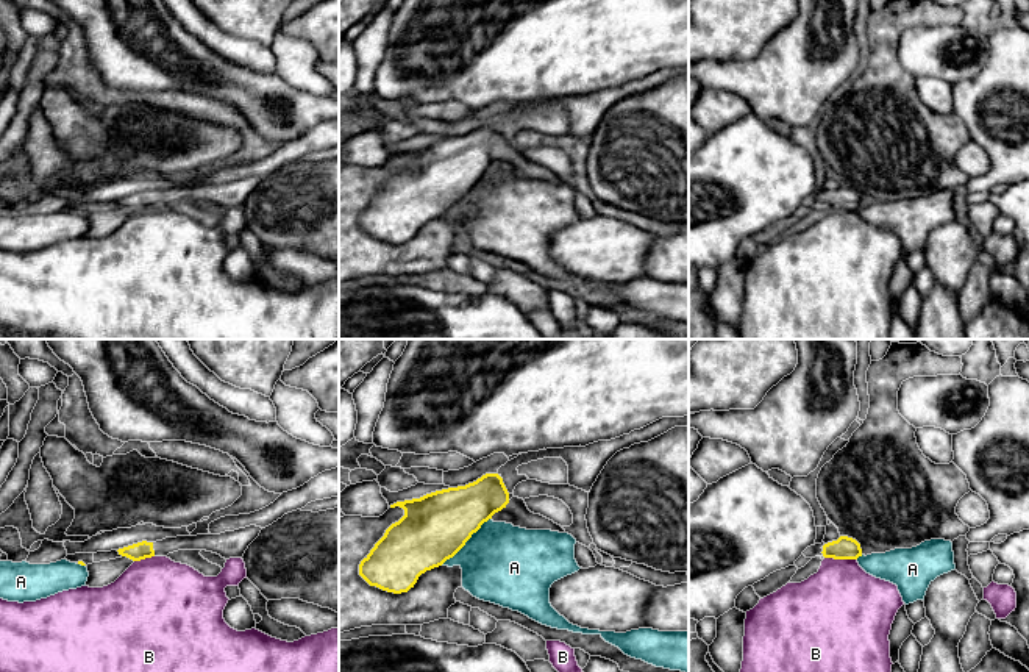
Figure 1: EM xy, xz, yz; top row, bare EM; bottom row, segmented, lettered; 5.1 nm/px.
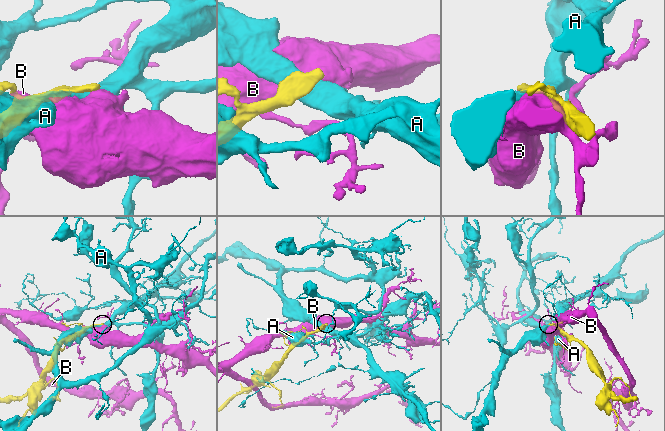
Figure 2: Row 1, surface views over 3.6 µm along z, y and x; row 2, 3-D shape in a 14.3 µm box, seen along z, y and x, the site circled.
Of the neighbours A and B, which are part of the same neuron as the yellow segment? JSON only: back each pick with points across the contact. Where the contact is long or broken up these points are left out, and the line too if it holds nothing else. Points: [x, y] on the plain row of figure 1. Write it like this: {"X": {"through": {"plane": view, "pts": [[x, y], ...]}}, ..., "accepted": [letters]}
{"accepted": []}

